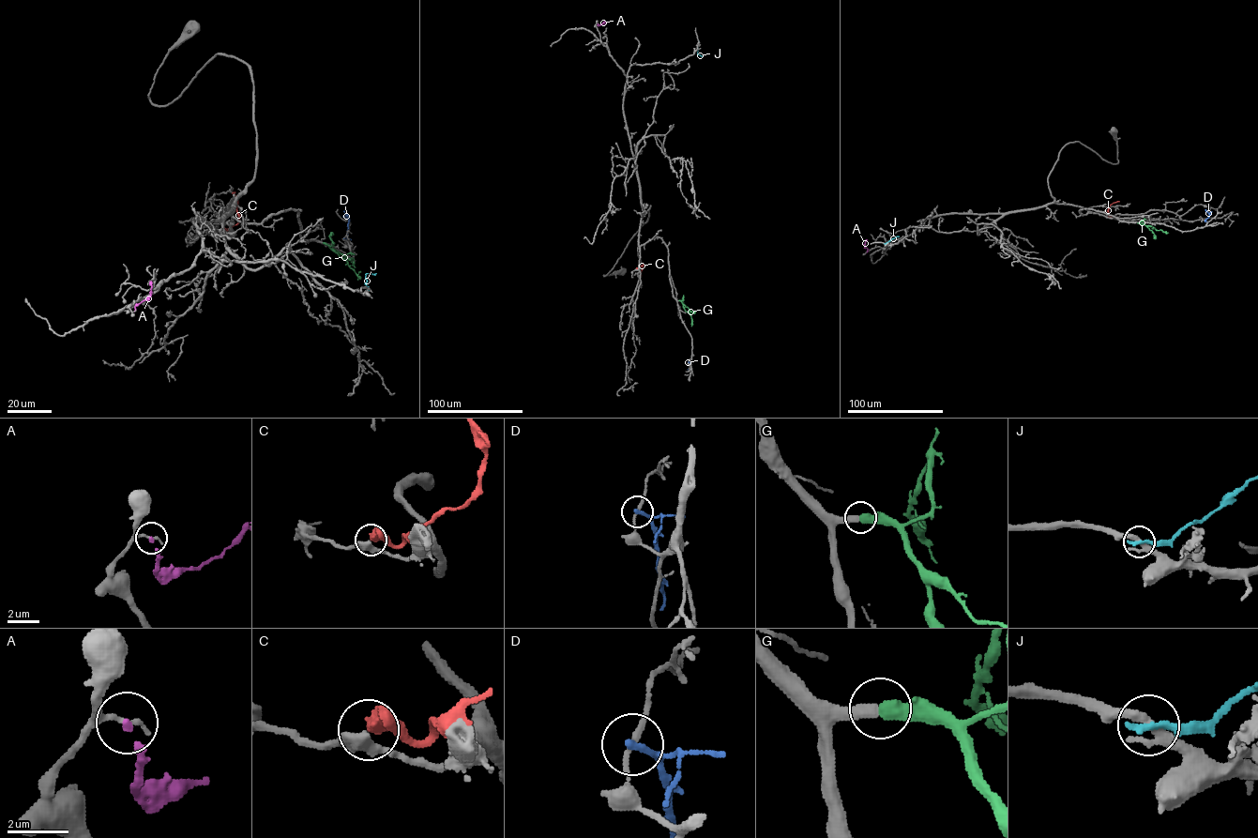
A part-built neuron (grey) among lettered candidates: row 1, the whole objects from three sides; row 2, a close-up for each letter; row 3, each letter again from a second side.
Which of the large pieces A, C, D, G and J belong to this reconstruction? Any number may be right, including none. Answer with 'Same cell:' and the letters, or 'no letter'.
Same cell: G

